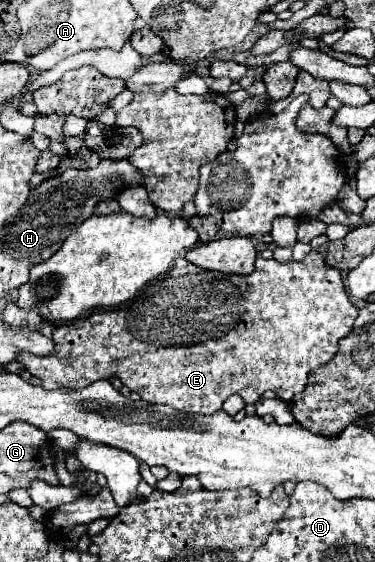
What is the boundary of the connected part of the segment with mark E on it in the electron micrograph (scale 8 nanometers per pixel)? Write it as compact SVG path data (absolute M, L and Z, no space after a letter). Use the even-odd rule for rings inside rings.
M311 251L303 261L287 261L287 263L279 263L275 259L263 259L263 257L257 257L257 269L249 275L227 275L227 273L217 273L217 271L207 271L207 269L201 269L193 263L189 263L187 259L179 257L171 271L167 271L167 283L163 283L163 287L167 287L167 291L171 291L171 299L167 299L167 303L159 303L159 307L151 307L151 311L147 311L147 315L143 315L143 293L139 293L135 299L127 301L123 307L117 307L117 309L101 309L101 311L95 311L87 317L81 317L81 319L75 319L75 323L61 323L61 325L55 325L53 329L53 335L51 339L55 341L55 349L53 353L49 355L27 355L27 353L21 353L17 355L17 361L33 375L41 381L41 385L47 389L47 391L53 391L53 389L59 389L59 387L67 387L67 389L79 389L79 387L87 387L99 379L111 379L111 377L117 377L121 379L121 383L125 387L129 387L133 393L139 393L143 401L147 403L163 403L163 405L171 405L171 407L177 407L179 411L185 411L185 413L201 413L201 415L211 415L215 411L221 409L221 405L225 403L225 399L233 393L241 395L245 403L257 403L257 399L265 393L265 391L275 391L277 397L281 401L289 401L293 395L297 395L299 391L305 389L307 385L307 375L309 371L321 367L323 363L329 363L335 353L337 353L337 343L339 339L347 337L349 331L353 329L353 321L355 317L359 315L359 309L351 303L347 291L345 291L345 285L343 285L343 279L341 279L341 273L333 267L327 267L325 265L325 259L317 253L317 251ZM163 331L171 331L171 335L179 335L179 331L215 331L215 335L211 335L211 339L207 339L207 343L187 343L187 347L163 347L163 343L147 343L147 339L139 339L139 335L163 335Z

